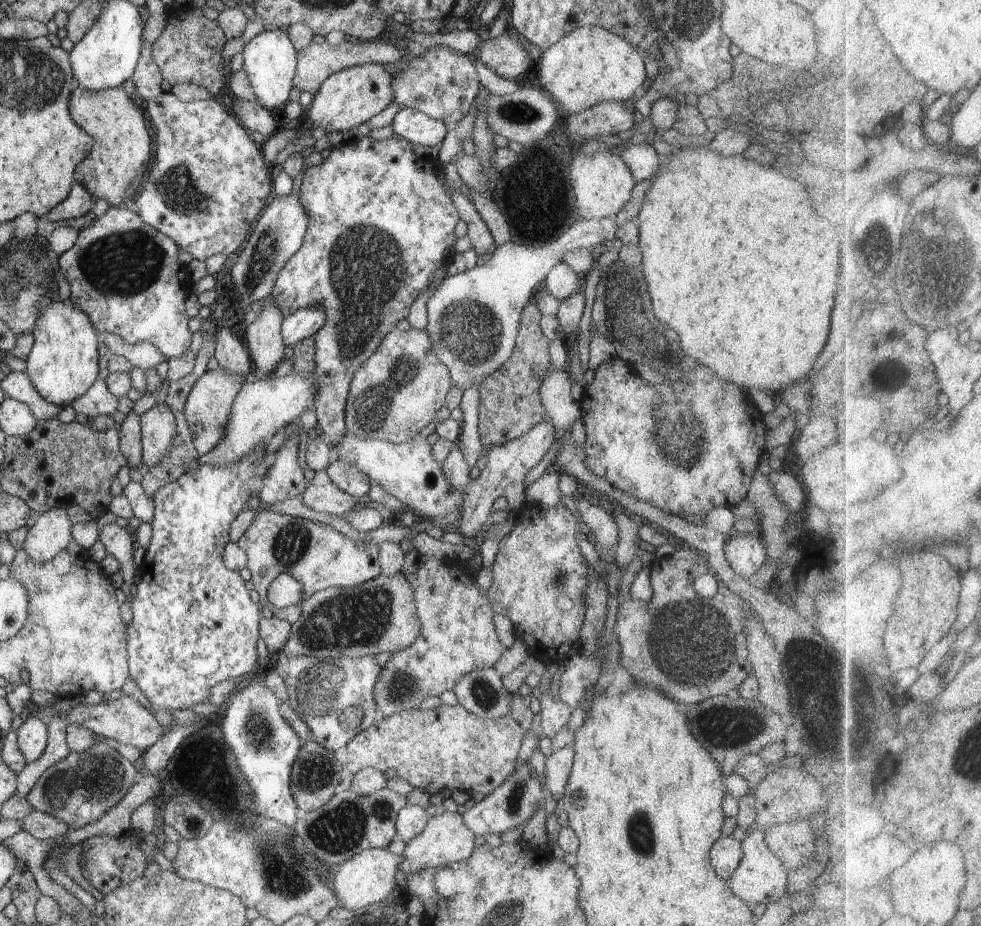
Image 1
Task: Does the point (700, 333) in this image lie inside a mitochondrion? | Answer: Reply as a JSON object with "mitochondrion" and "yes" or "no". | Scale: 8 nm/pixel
{"mitochondrion":"no"}

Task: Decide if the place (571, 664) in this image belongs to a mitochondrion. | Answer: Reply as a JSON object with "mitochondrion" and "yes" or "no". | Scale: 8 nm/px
{"mitochondrion":"no"}

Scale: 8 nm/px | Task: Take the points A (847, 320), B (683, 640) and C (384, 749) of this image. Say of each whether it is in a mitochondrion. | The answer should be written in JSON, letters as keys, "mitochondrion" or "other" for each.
{"A":"other","B":"mitochondrion","C":"other"}

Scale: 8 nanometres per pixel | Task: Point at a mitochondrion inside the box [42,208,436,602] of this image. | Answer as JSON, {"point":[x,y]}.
{"point":[367,267]}

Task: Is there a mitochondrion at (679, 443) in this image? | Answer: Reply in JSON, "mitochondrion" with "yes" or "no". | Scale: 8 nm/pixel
{"mitochondrion":"yes"}

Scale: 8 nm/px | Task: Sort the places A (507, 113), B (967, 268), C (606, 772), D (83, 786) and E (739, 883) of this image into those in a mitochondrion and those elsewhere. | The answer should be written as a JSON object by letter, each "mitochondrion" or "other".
{"A":"mitochondrion","B":"mitochondrion","C":"other","D":"mitochondrion","E":"other"}

